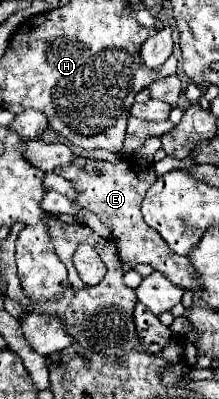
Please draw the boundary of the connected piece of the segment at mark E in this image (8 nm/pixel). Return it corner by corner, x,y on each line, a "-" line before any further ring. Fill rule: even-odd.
96,161
96,165
99,168
98,173
88,173
78,165
58,167
56,173
62,175
64,179
68,179
76,189
80,189
80,197
76,199
76,203
80,207
96,213
112,229
112,235
118,239
116,247
118,247
118,257
122,263
126,263
126,261
130,261
134,265
148,263
156,271
164,273
170,281
174,281
174,285
184,287
200,297
202,295
202,281
198,277
198,271
190,263
190,259
170,251
168,245
158,235
158,231
150,229
142,219
140,203
144,201
144,195
150,189
150,185
154,185
154,181
156,181
154,169
152,167
138,169
138,175
136,175
130,169
128,161
120,161
116,165
112,165
109,161

